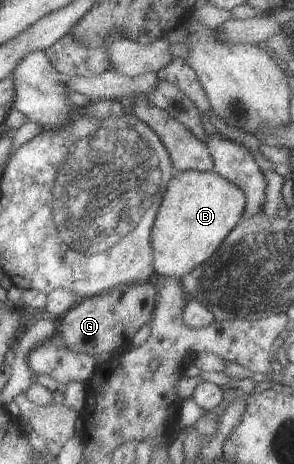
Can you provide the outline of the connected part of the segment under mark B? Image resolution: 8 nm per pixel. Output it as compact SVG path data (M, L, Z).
M197 170L175 172L167 182L160 200L161 203L150 229L153 273L177 279L208 259L220 246L223 238L241 220L240 215L245 205L243 192L236 185L229 183L213 171L198 172Z

